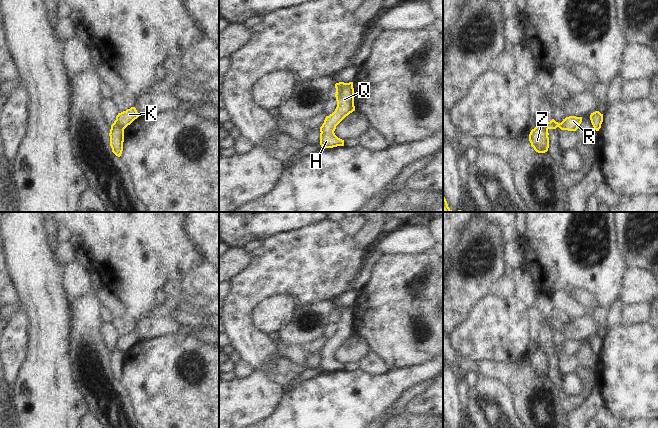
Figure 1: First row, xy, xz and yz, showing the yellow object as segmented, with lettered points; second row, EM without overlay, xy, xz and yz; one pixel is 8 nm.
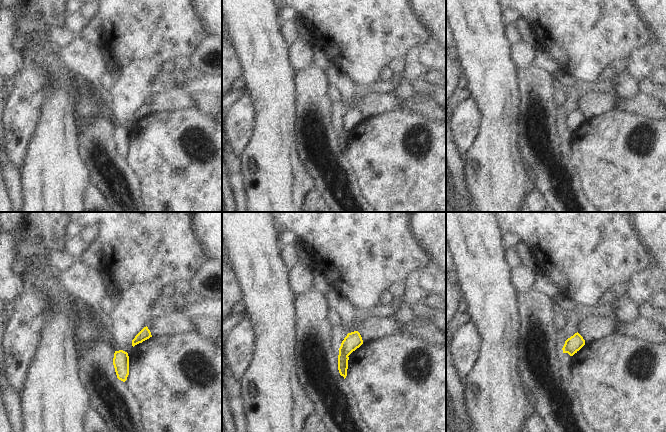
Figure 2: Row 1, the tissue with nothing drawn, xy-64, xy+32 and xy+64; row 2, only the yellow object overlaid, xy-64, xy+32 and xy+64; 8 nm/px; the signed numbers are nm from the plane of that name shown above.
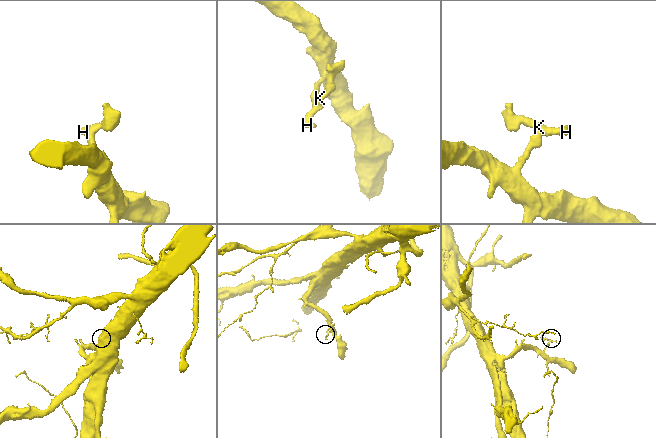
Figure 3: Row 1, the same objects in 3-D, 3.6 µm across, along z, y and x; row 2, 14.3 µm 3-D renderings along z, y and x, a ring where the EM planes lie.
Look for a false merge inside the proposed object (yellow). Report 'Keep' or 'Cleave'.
Cleave

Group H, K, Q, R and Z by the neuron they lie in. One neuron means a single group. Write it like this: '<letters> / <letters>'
H K Q R / Z

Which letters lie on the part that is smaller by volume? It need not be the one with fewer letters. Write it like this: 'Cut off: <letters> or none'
Cut off: H, K, Q, R

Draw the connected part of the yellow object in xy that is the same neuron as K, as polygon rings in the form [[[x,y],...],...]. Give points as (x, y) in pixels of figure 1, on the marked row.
[[[131,107],[126,111],[118,113],[116,116],[116,120],[113,124],[122,127],[125,129],[128,125],[130,125],[135,119],[139,117],[139,114],[135,107]]]

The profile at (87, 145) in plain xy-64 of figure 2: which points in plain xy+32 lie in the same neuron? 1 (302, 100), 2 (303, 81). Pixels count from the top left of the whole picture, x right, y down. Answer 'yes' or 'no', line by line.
1: yes
2: yes

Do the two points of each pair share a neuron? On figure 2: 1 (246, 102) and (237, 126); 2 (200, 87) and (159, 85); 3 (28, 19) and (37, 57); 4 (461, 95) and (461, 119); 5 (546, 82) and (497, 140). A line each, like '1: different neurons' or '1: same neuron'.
1: same neuron
2: same neuron
3: same neuron
4: different neurons
5: different neurons

